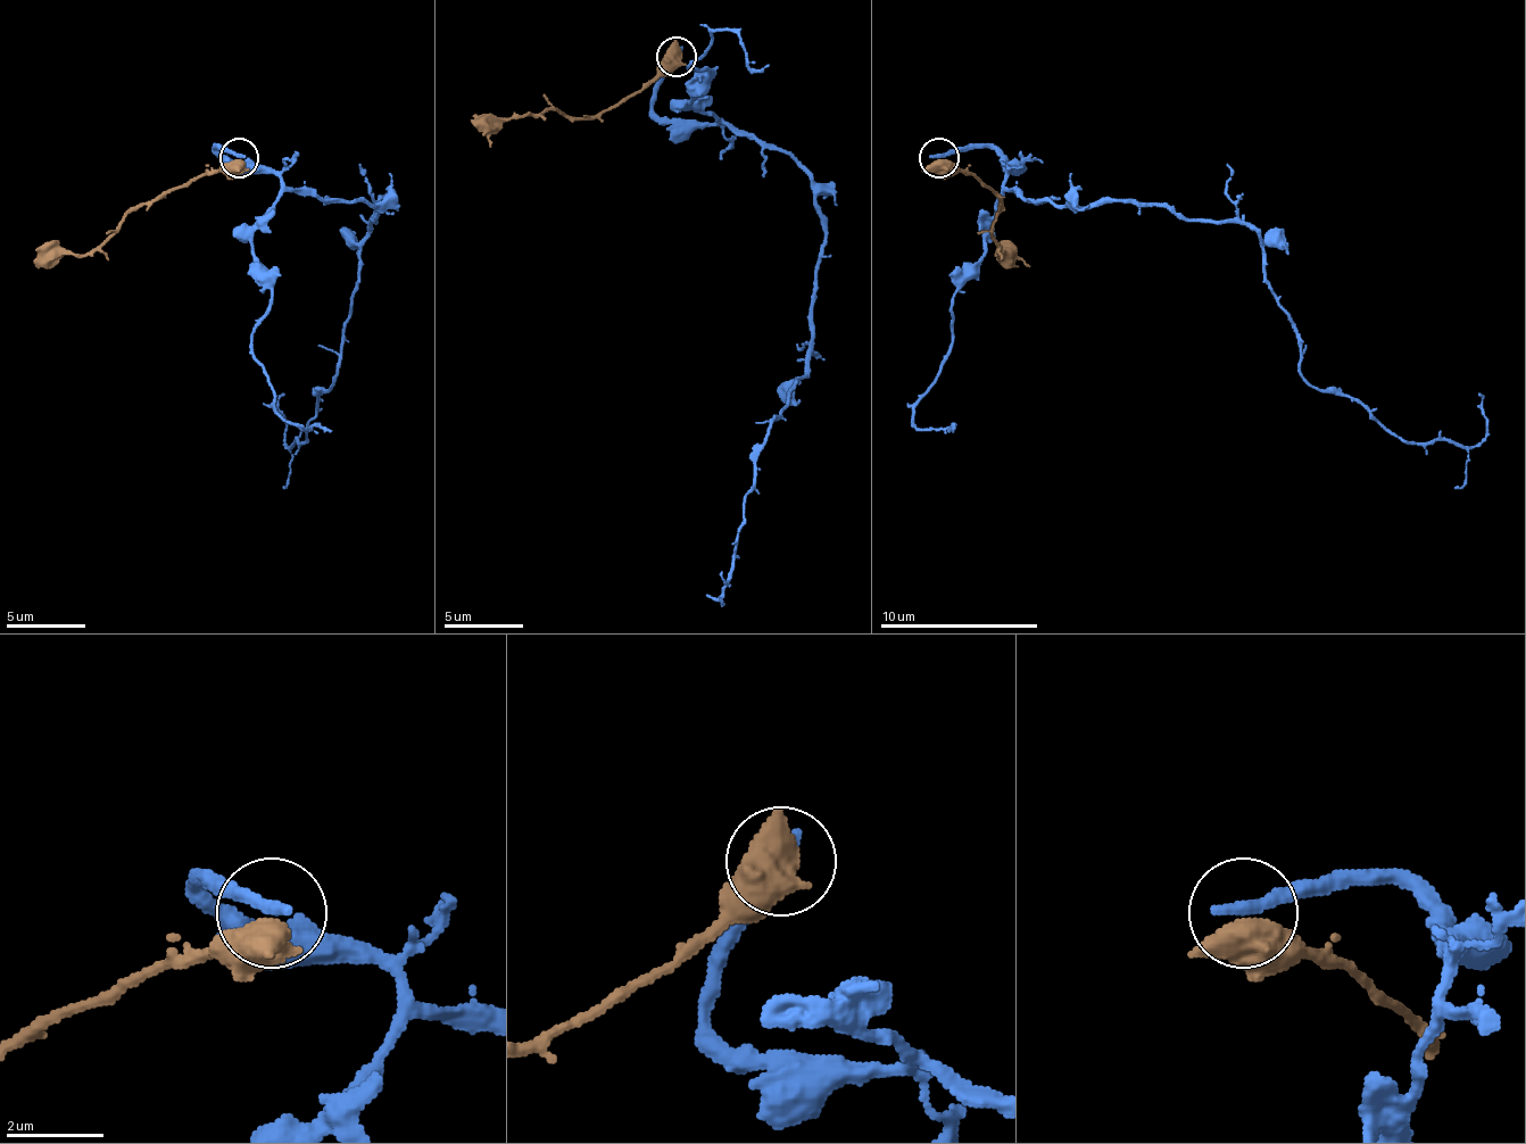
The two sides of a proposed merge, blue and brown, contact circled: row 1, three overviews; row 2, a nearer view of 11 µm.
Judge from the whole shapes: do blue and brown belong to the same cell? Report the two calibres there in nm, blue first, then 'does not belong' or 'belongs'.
300 nm thick on the blue side, 550 nm on the other; does not belong

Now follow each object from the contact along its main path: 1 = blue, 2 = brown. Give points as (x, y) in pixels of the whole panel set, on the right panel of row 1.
1: (938, 158), (994, 147), (1034, 201), (1243, 222), (1299, 372), (1409, 444), (1473, 447), (1489, 428), (1477, 392)
2: (938, 158), (973, 174), (1002, 201), (997, 249), (1005, 265)

